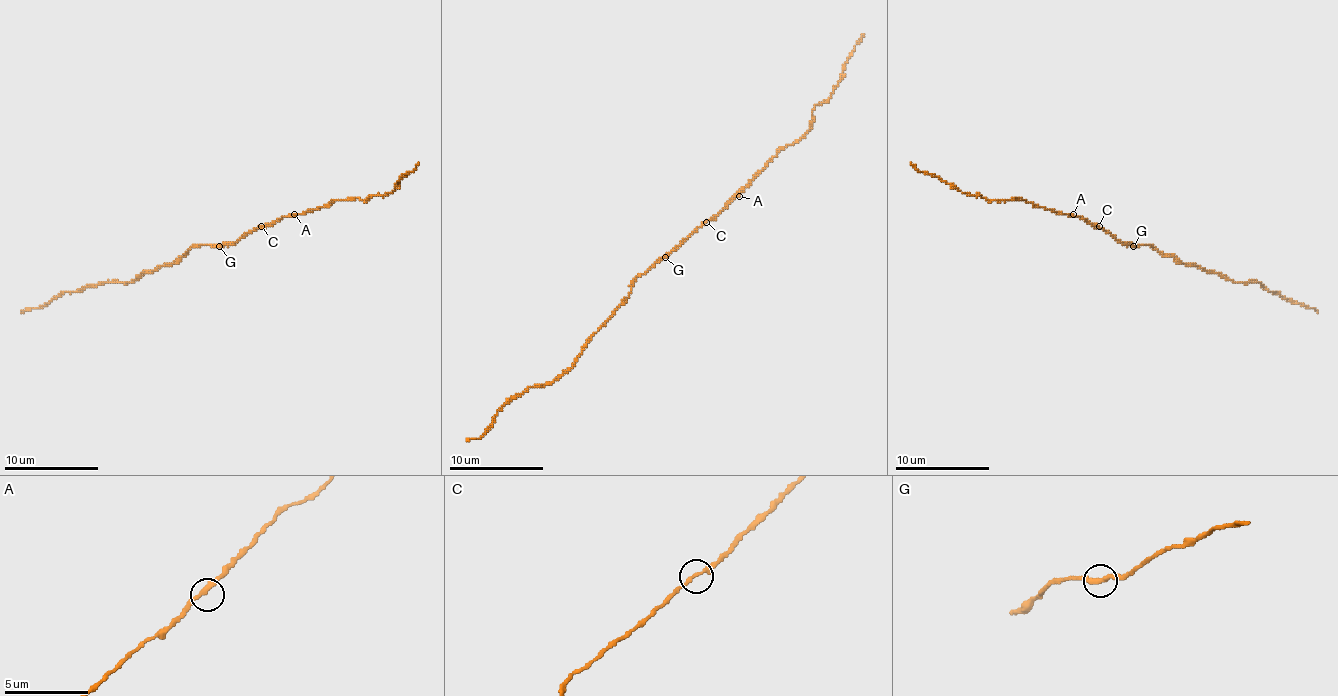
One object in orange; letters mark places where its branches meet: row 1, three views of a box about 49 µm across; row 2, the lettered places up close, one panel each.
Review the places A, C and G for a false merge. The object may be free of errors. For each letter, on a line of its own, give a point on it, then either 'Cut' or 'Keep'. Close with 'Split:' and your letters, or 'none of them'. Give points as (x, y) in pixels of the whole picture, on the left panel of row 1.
A: Place: (294, 214). Keep
C: Place: (261, 226). Keep
G: Place: (219, 246). Keep
Split: none of them

